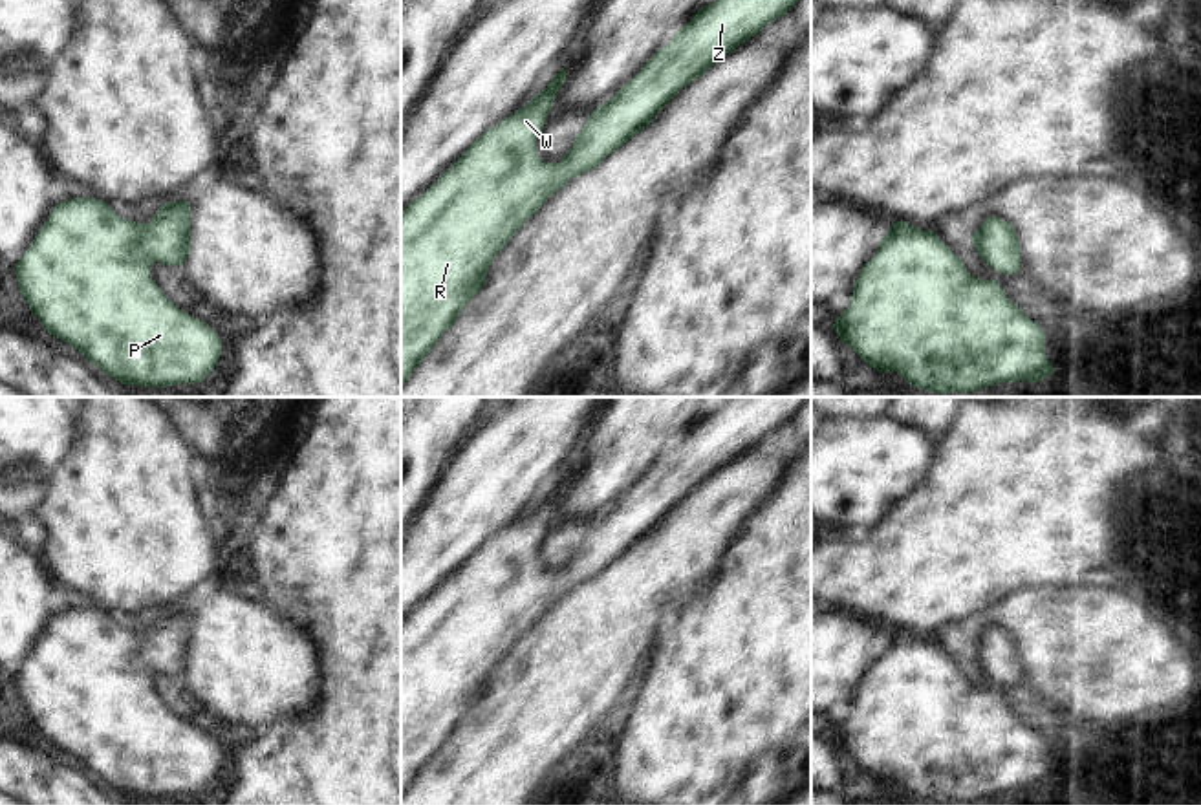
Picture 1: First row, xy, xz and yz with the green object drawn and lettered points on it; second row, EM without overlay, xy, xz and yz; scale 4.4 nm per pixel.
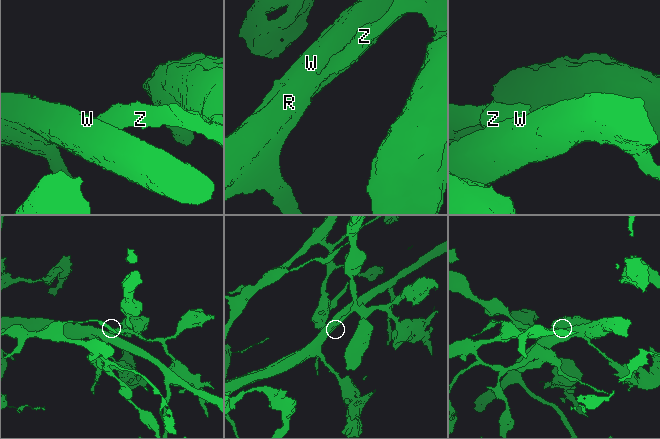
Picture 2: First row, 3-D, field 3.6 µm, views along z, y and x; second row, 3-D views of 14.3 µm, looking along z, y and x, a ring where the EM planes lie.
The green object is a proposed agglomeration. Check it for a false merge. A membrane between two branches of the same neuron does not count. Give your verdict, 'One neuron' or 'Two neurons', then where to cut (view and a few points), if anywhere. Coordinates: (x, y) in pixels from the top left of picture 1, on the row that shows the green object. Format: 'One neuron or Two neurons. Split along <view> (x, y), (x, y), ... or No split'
One neuron. No split

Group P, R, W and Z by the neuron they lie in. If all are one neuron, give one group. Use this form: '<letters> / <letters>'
P R W Z

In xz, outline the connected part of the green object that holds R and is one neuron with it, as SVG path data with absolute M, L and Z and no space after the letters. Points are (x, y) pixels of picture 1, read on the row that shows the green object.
M716 0L701 7L628 84L588 115L568 154L558 163L546 163L538 157L535 139L544 130L557 91L566 84L562 68L531 102L480 135L425 194L410 201L401 212L401 386L483 287L494 256L551 194L564 188L569 177L600 165L648 126L687 84L763 26L785 16L796 2Z

